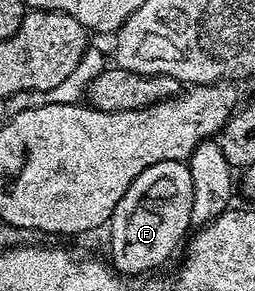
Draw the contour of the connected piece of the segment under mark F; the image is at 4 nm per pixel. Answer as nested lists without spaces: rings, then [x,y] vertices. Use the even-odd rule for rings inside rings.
[[[163,161],[146,167],[130,183],[126,195],[118,199],[118,207],[114,207],[112,220],[106,226],[112,240],[112,268],[121,275],[148,273],[158,268],[176,248],[181,248],[192,225],[193,207],[194,179],[185,162]]]

